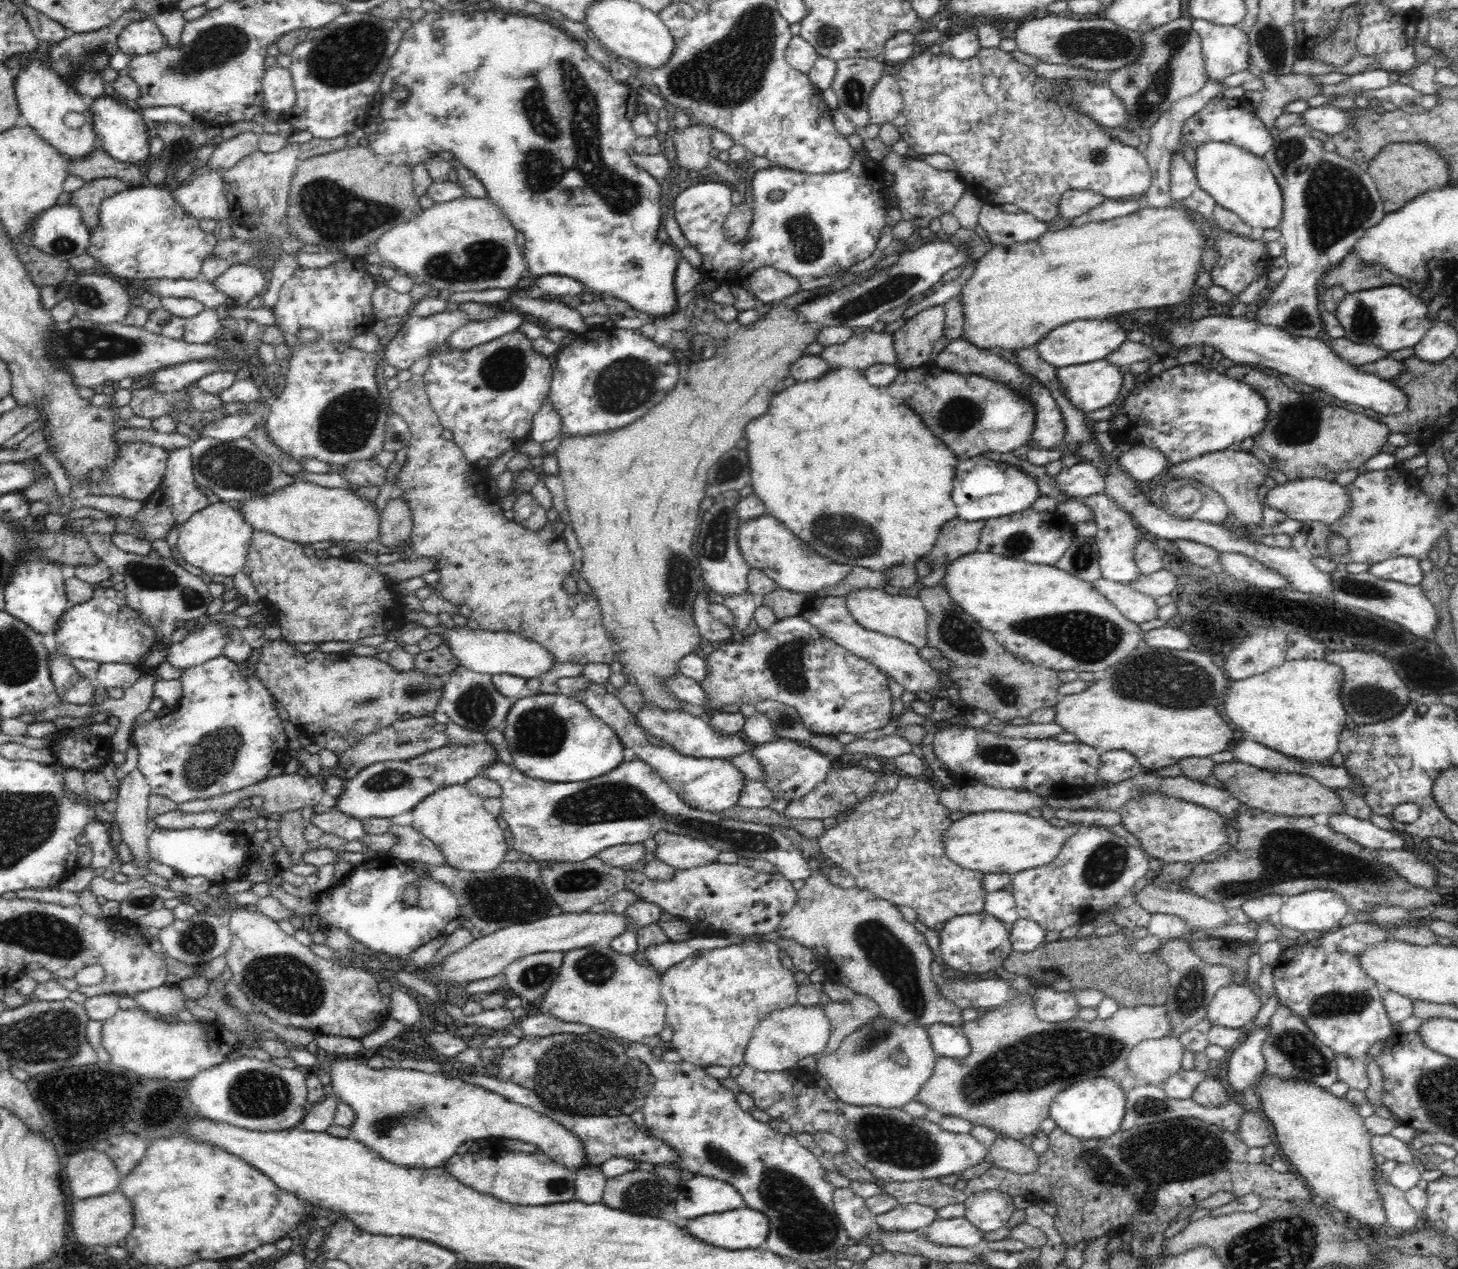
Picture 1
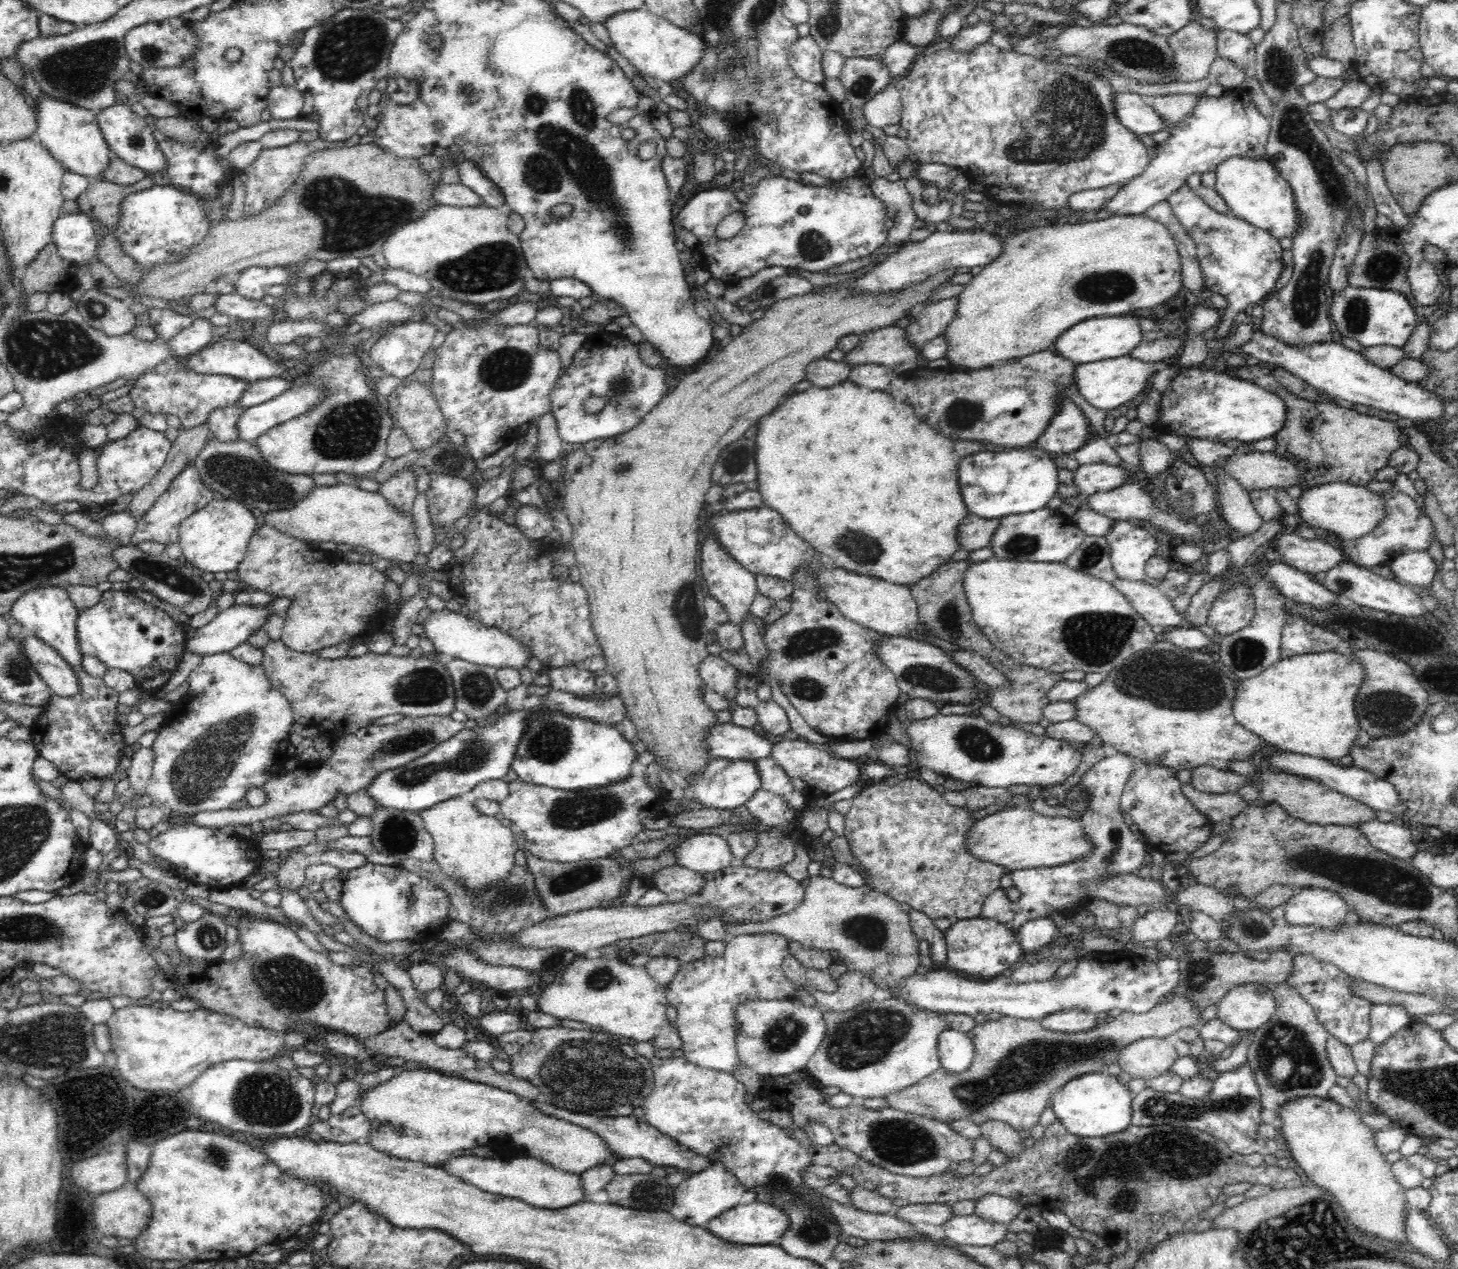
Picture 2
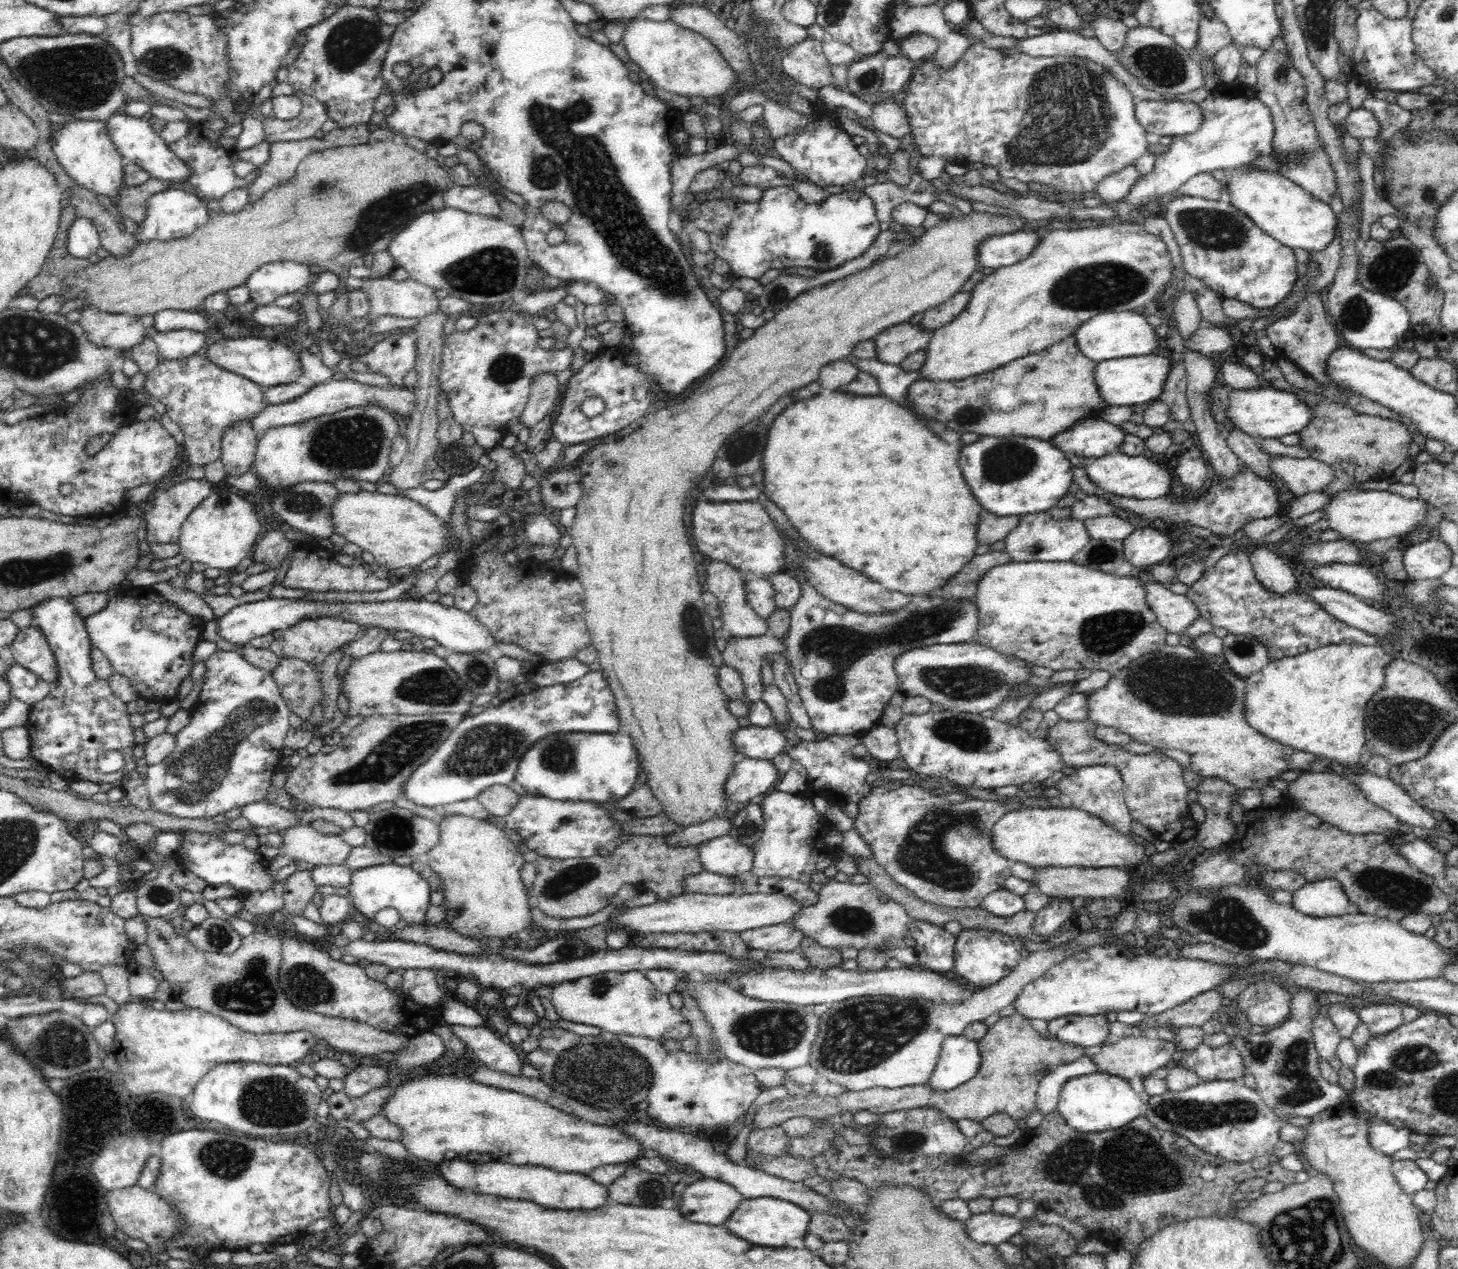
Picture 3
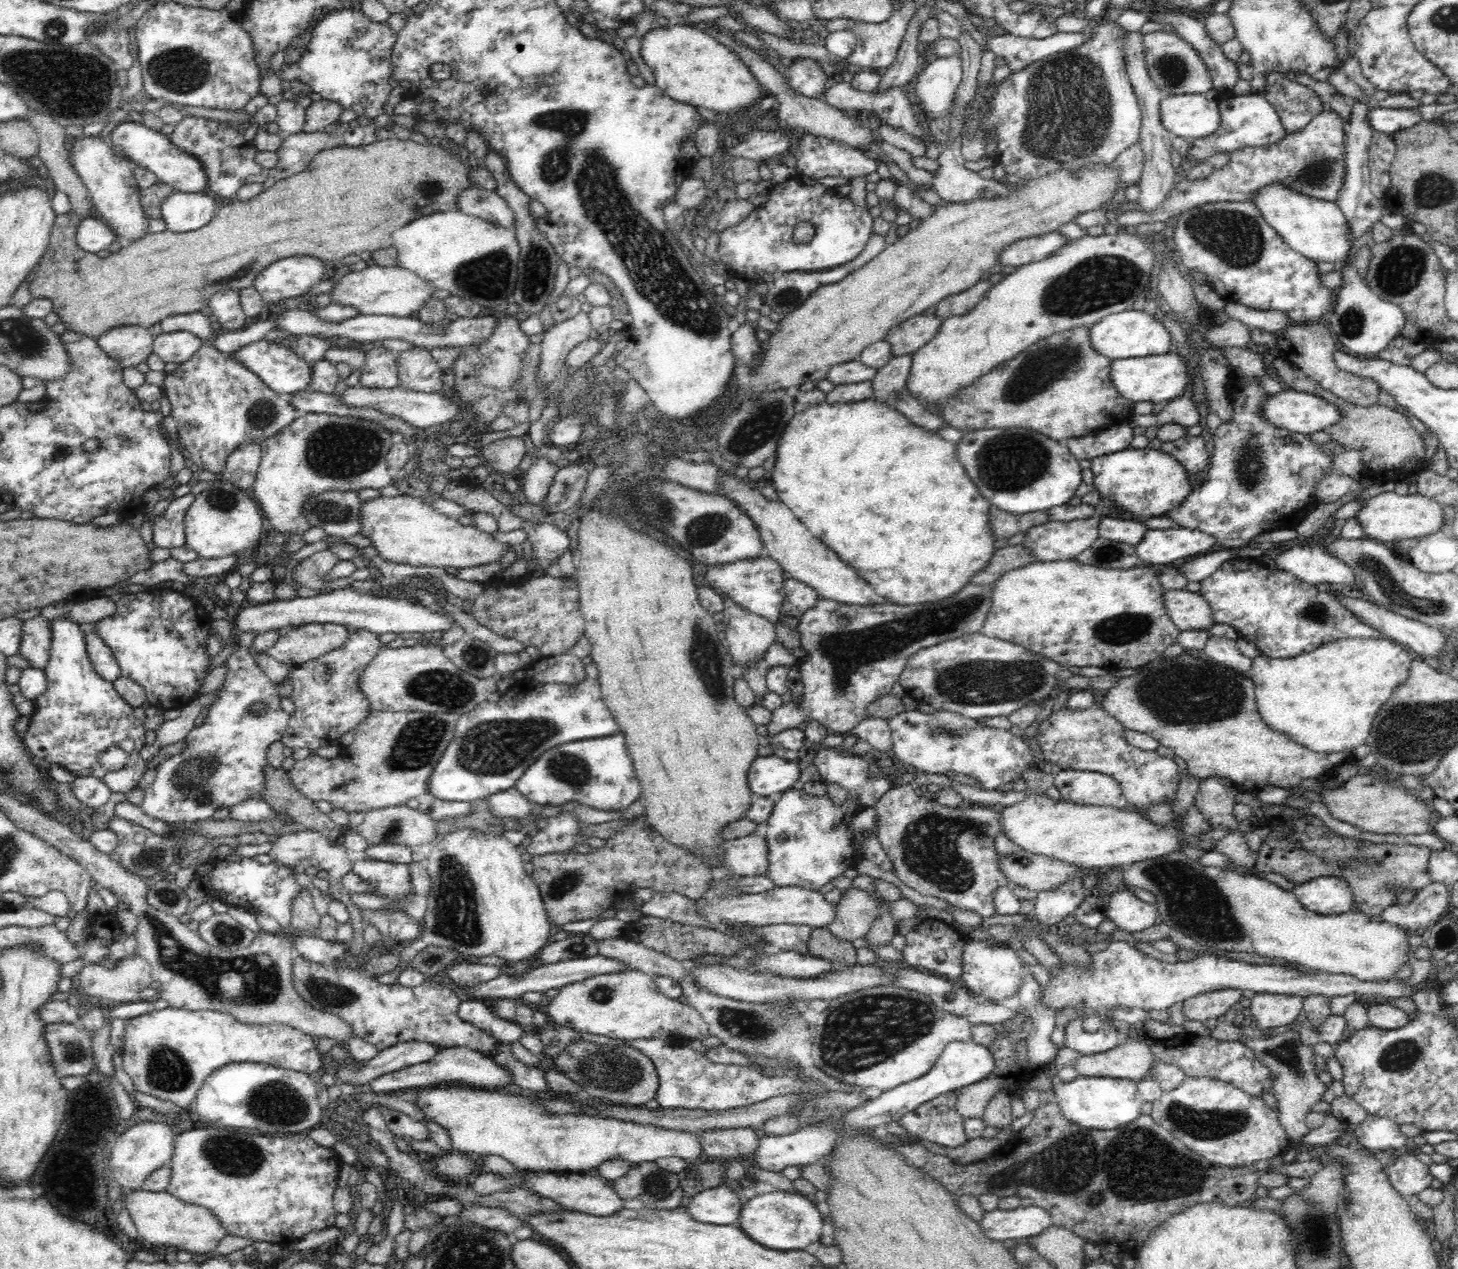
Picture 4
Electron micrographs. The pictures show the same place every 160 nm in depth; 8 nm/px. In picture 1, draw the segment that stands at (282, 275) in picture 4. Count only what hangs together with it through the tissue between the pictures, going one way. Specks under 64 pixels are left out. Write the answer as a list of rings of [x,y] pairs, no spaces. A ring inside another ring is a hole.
[[[235,264],[224,271],[211,283],[238,305],[245,306],[248,301],[268,286],[270,276],[264,270],[245,264]]]

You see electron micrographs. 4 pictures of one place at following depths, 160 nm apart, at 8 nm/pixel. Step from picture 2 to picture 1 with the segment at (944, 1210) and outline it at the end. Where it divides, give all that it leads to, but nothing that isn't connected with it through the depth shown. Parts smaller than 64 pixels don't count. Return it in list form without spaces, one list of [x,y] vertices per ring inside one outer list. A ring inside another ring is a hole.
[[[922,1204],[898,1205],[886,1214],[876,1217],[880,1230],[886,1232],[924,1231],[937,1218],[937,1209]]]

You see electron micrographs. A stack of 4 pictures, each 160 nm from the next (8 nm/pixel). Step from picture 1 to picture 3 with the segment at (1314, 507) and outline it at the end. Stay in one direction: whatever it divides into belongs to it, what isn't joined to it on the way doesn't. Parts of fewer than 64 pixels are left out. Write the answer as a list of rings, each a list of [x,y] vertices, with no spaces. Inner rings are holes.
[[[1346,489],[1333,494],[1322,512],[1329,528],[1336,530],[1340,538],[1352,542],[1369,543],[1385,541],[1390,537],[1400,537],[1413,529],[1413,526],[1423,524],[1426,520],[1426,501],[1419,497],[1406,499],[1389,491]]]

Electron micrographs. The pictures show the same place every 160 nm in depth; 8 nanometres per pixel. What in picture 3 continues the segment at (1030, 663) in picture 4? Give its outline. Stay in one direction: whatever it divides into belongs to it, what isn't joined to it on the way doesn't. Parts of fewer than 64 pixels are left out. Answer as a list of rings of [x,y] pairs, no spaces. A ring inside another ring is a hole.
[[[938,644],[900,654],[894,660],[899,692],[905,696],[923,696],[932,705],[941,705],[945,710],[981,714],[1000,707],[1012,692],[1010,686],[1024,684],[1032,674],[1028,666],[1032,662],[1002,654],[992,647],[972,644]]]

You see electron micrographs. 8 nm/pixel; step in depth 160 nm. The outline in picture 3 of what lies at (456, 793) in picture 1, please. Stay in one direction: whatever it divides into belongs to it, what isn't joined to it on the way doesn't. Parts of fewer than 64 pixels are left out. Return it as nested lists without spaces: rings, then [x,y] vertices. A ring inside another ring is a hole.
[[[446,815],[443,820],[439,822],[439,841],[438,844],[427,852],[426,860],[429,862],[430,867],[434,869],[434,872],[440,875],[442,878],[442,891],[444,891],[444,900],[442,902],[442,907],[446,909],[446,916],[444,916],[444,920],[439,924],[442,924],[444,927],[452,928],[452,930],[456,930],[460,932],[460,934],[464,936],[474,936],[474,938],[480,938],[480,936],[484,936],[484,934],[488,934],[488,936],[502,936],[502,938],[506,938],[506,942],[510,942],[510,938],[512,936],[516,936],[516,932],[520,932],[520,930],[524,930],[528,924],[530,924],[530,910],[528,910],[528,897],[526,895],[526,890],[524,890],[524,884],[520,882],[520,866],[523,866],[528,859],[529,855],[522,849],[519,848],[517,839],[514,837],[510,837],[504,830],[498,829],[494,823],[491,824],[488,821],[484,821],[482,819],[477,819],[474,817],[467,817],[462,815]]]

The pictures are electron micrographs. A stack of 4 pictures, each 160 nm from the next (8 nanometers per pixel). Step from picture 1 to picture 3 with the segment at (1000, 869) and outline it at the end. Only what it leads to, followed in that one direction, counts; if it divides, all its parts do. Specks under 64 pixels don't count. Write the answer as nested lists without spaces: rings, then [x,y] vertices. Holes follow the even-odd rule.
[[[1017,805],[994,824],[992,835],[994,851],[1011,863],[1023,863],[1034,868],[1132,868],[1132,864],[1140,864],[1146,858],[1144,840],[1136,842],[1097,815],[1073,806],[1033,808]]]

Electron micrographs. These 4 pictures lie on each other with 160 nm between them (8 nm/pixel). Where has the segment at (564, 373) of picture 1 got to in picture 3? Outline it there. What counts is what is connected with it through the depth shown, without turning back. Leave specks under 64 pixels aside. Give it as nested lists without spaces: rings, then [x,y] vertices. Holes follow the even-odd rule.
[[[601,346],[590,361],[574,374],[561,388],[560,398],[552,419],[552,433],[556,441],[568,446],[580,442],[594,442],[607,434],[618,432],[630,426],[651,412],[654,394],[650,389],[650,380],[638,367],[628,364],[620,358],[618,349]],[[586,398],[602,398],[606,408],[602,414],[588,418],[580,412],[580,405]]]

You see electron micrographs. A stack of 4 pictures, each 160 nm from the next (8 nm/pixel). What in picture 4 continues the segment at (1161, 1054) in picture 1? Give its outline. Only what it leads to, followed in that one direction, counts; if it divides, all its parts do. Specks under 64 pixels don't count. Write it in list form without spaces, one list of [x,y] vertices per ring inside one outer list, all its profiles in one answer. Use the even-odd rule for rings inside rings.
[[[1122,1041],[1102,1054],[1082,1055],[1075,1067],[1079,1076],[1124,1078],[1140,1082],[1150,1076],[1155,1056],[1146,1042]]]

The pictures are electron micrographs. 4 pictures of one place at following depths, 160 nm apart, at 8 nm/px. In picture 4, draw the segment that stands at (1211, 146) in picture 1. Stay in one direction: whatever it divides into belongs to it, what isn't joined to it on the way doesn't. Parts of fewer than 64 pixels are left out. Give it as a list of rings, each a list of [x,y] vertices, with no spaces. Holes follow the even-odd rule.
[[[1274,183],[1254,196],[1253,203],[1261,211],[1262,218],[1282,237],[1292,250],[1318,262],[1332,262],[1336,266],[1348,261],[1352,248],[1352,231],[1341,207],[1336,202],[1323,201]]]

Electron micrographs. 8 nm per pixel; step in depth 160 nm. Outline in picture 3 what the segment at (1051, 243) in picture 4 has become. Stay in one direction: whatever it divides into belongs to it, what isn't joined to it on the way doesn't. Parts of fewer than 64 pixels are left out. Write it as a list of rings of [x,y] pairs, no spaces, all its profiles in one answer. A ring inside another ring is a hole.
[[[1022,231],[1006,236],[986,238],[977,250],[979,266],[1000,268],[1024,260],[1038,246],[1040,233]]]

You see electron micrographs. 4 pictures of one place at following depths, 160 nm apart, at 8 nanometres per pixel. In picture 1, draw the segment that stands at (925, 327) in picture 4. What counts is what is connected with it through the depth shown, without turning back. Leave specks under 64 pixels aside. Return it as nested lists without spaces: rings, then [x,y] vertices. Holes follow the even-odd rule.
[[[867,329],[855,331],[843,344],[826,345],[819,355],[832,369],[850,367],[863,371],[876,363],[897,366],[894,343],[893,334]]]

